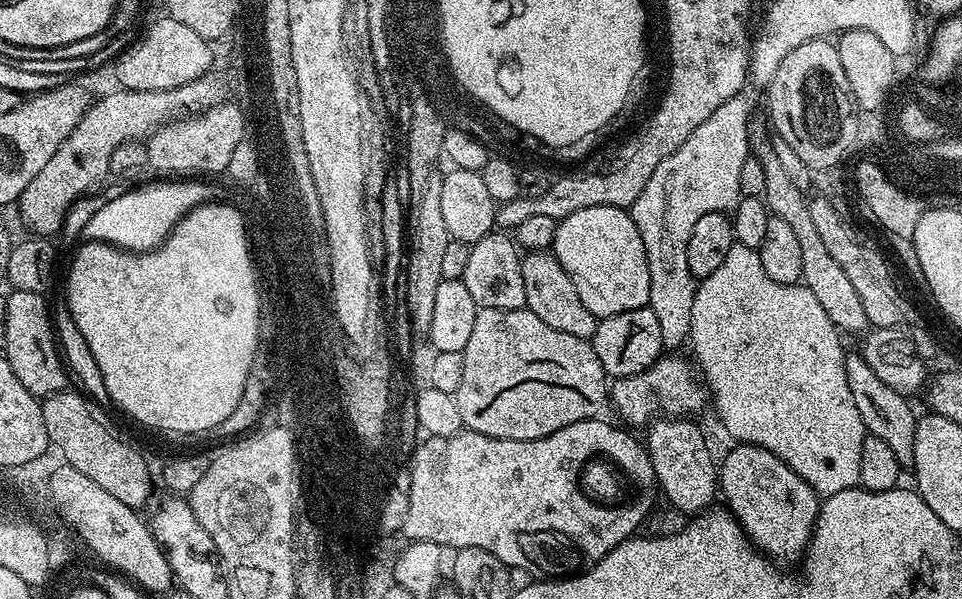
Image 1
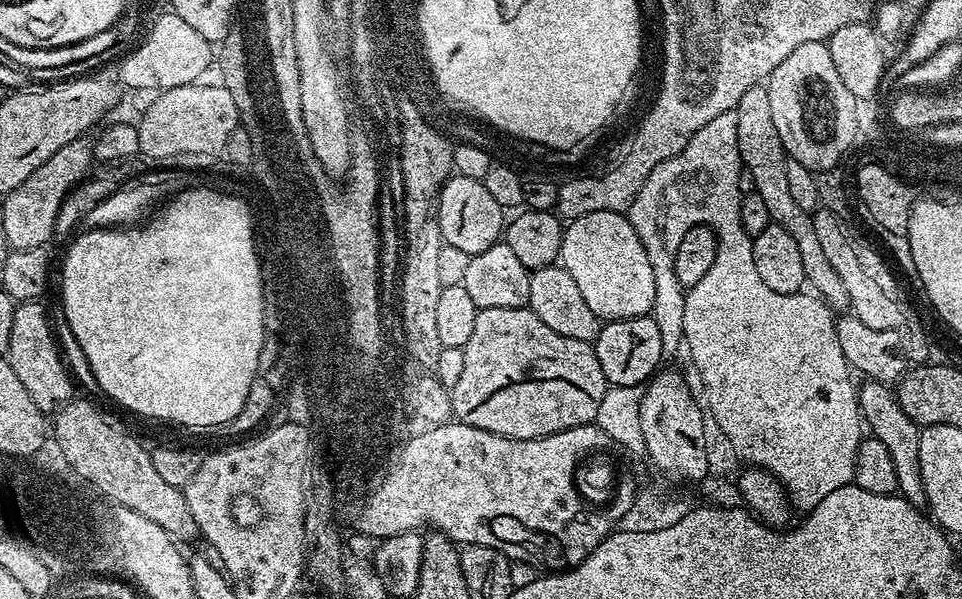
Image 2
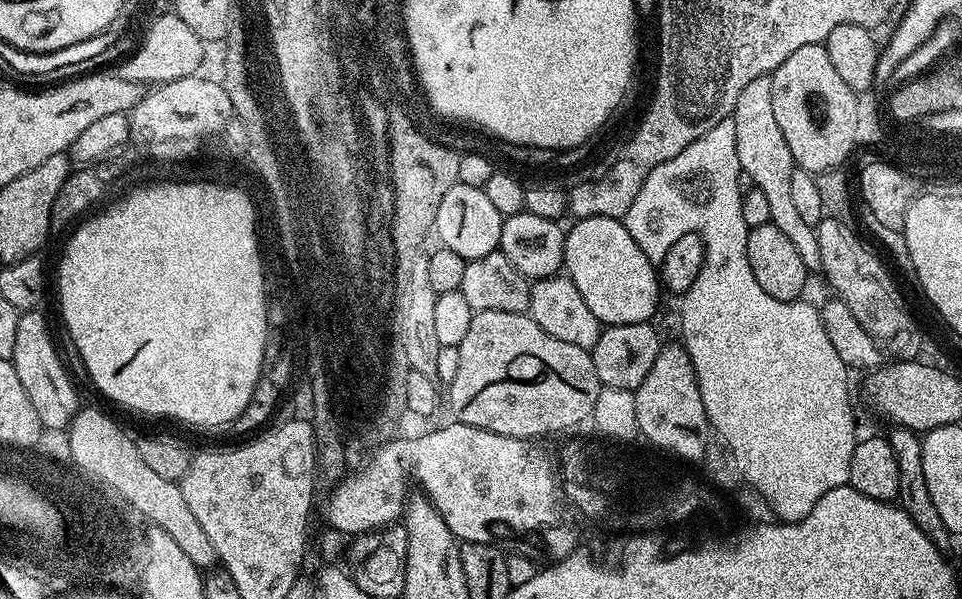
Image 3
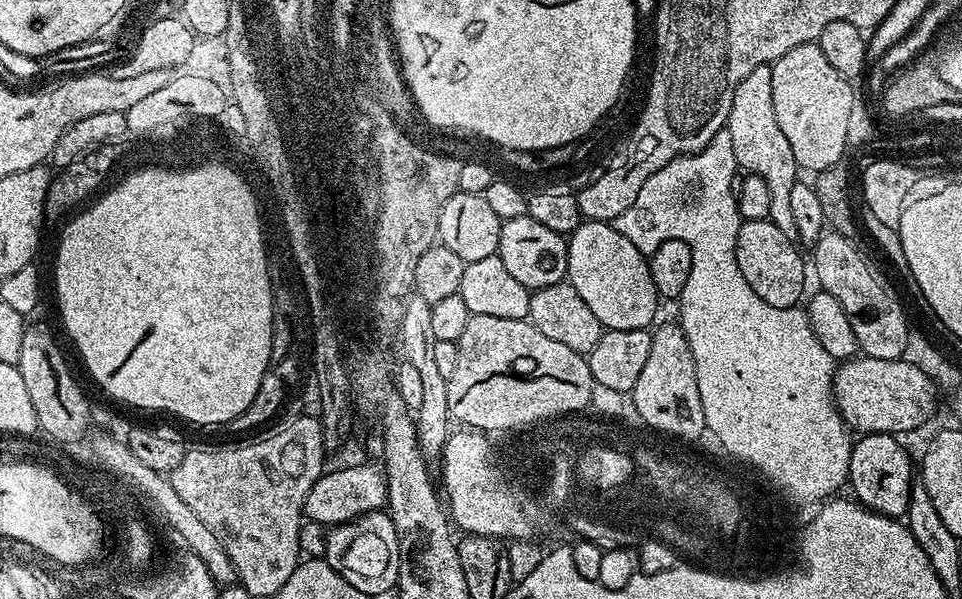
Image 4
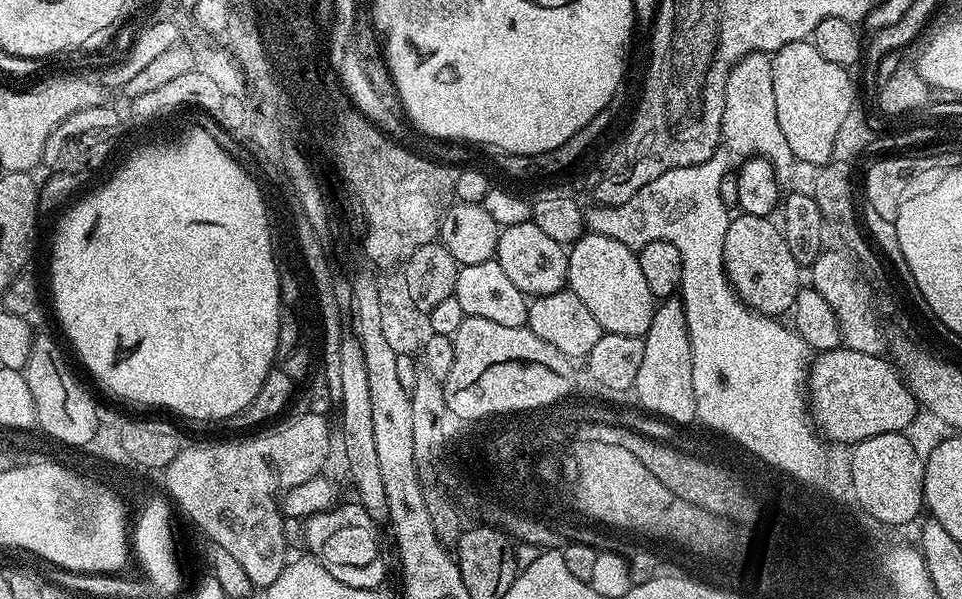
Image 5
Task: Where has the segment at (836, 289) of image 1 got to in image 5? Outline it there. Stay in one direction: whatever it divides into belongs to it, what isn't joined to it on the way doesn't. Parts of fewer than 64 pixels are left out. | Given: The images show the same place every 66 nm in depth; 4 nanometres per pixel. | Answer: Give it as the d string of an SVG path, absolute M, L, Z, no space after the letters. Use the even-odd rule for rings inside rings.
M767 52L746 54L730 70L726 78L726 98L722 110L720 139L733 157L757 156L774 166L778 174L788 174L793 158L790 146L778 126L778 109L774 102L774 70Z

